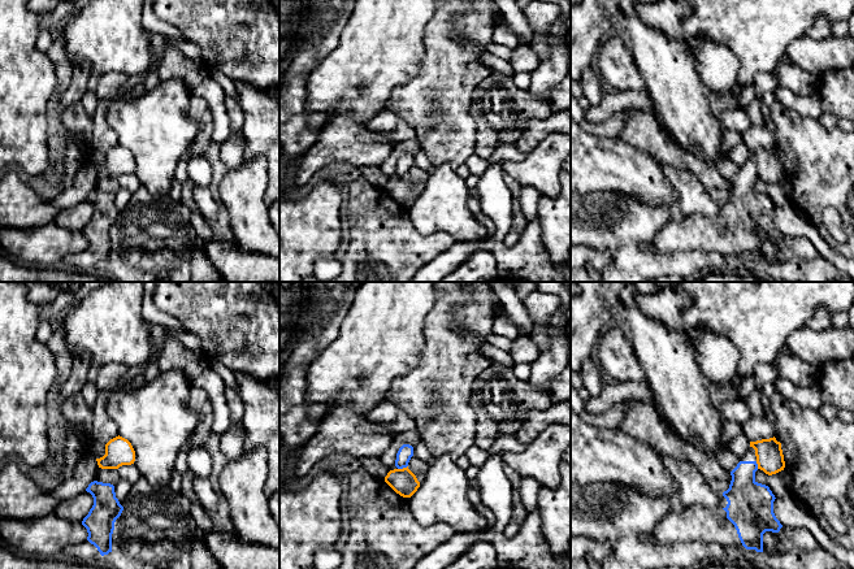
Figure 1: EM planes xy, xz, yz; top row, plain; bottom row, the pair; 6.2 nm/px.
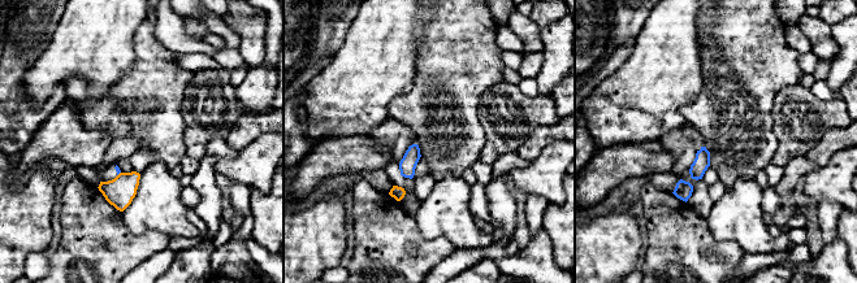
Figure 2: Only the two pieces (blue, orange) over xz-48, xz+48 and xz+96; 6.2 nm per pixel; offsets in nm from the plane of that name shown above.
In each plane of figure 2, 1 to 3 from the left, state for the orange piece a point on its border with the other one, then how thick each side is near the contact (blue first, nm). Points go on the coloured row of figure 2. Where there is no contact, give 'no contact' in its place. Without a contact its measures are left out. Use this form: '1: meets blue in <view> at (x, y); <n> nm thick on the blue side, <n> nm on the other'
1: meets blue in xz-48 at (118, 173); 30 nm thick on the blue side, 180 nm on the other
2: no contact
3: no contact

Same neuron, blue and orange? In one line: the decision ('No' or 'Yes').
No

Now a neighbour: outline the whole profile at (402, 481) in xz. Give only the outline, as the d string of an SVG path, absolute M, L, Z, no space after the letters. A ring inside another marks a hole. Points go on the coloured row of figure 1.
M408 466L390 470L385 482L403 498L411 498L420 487L420 482Z

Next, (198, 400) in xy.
M191 386L187 399L188 407L198 414L199 425L190 442L188 452L198 447L204 447L208 434L212 433L213 408L208 394L195 386Z

